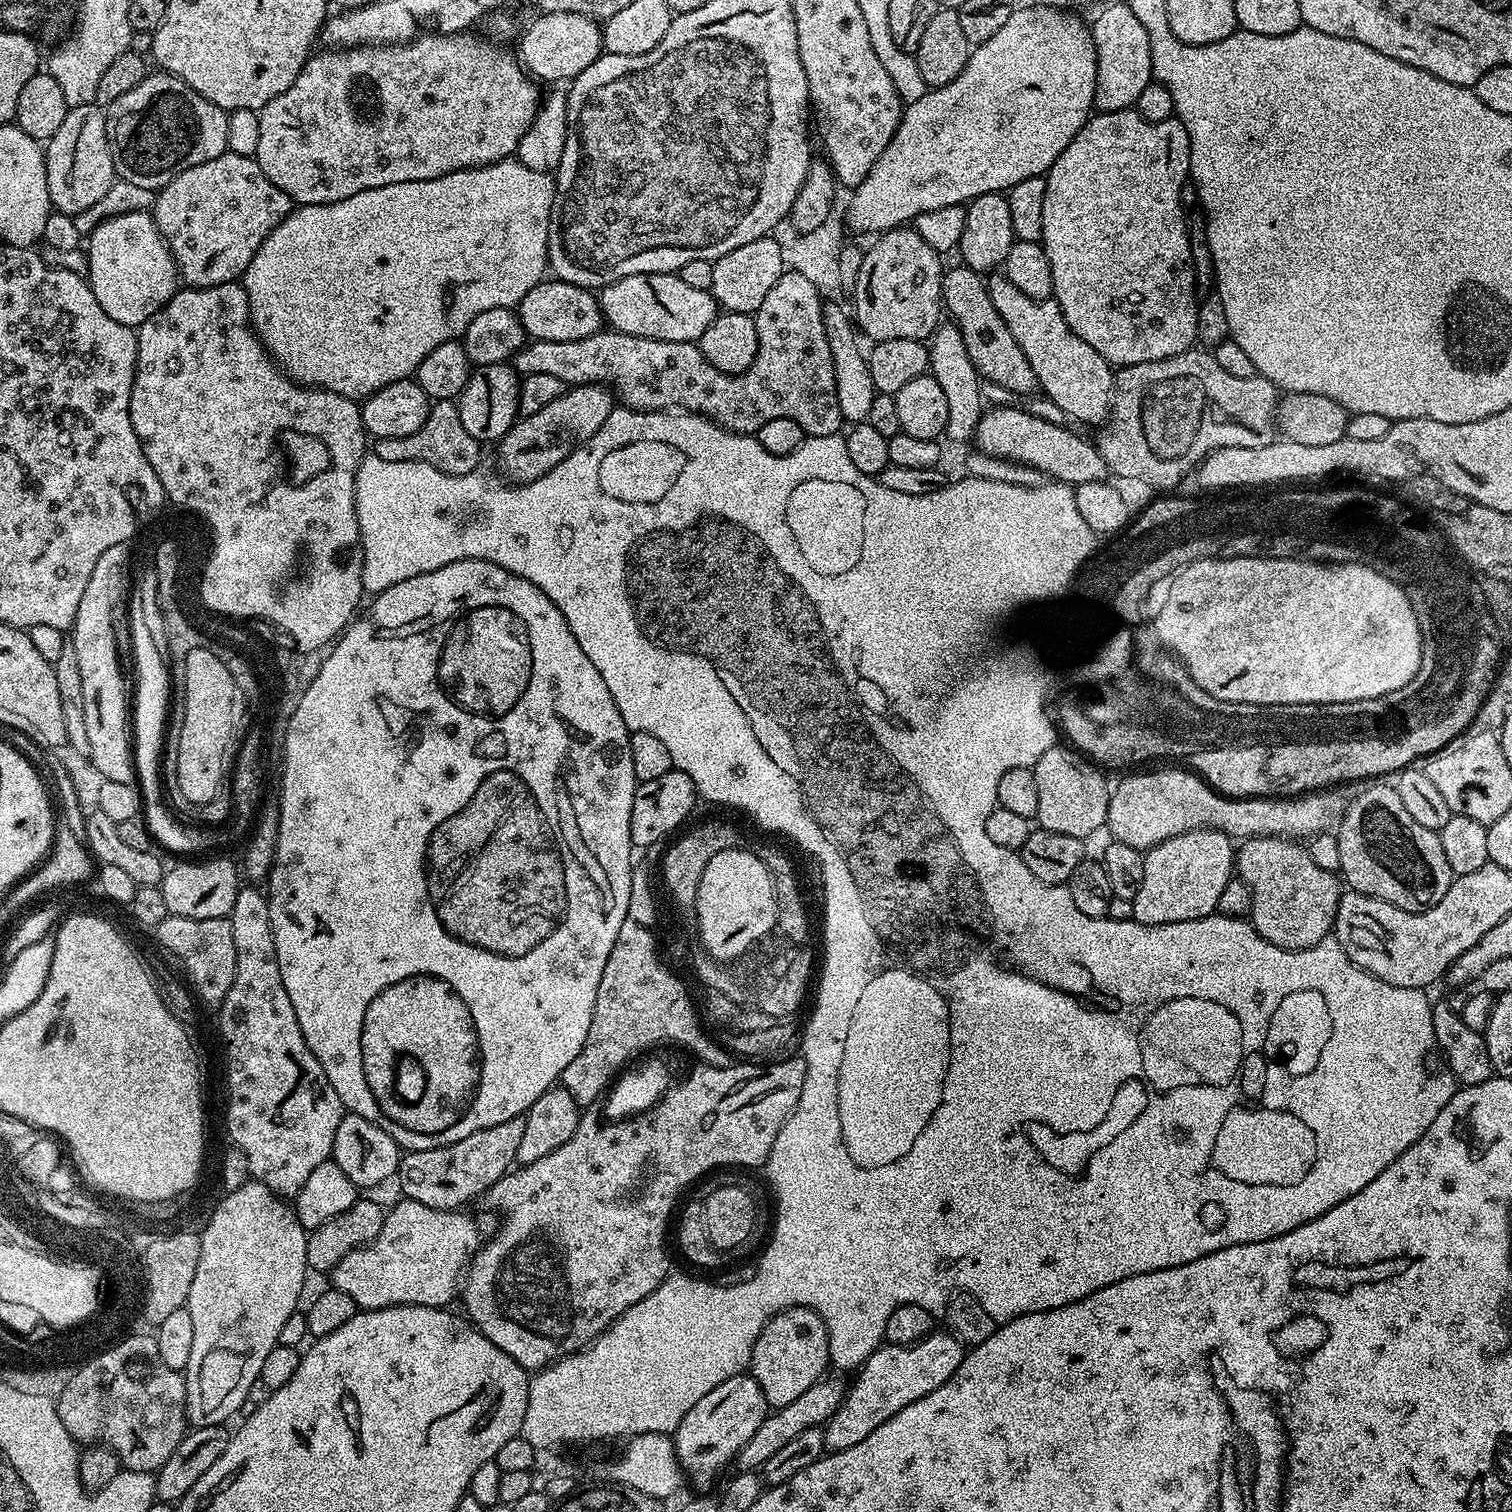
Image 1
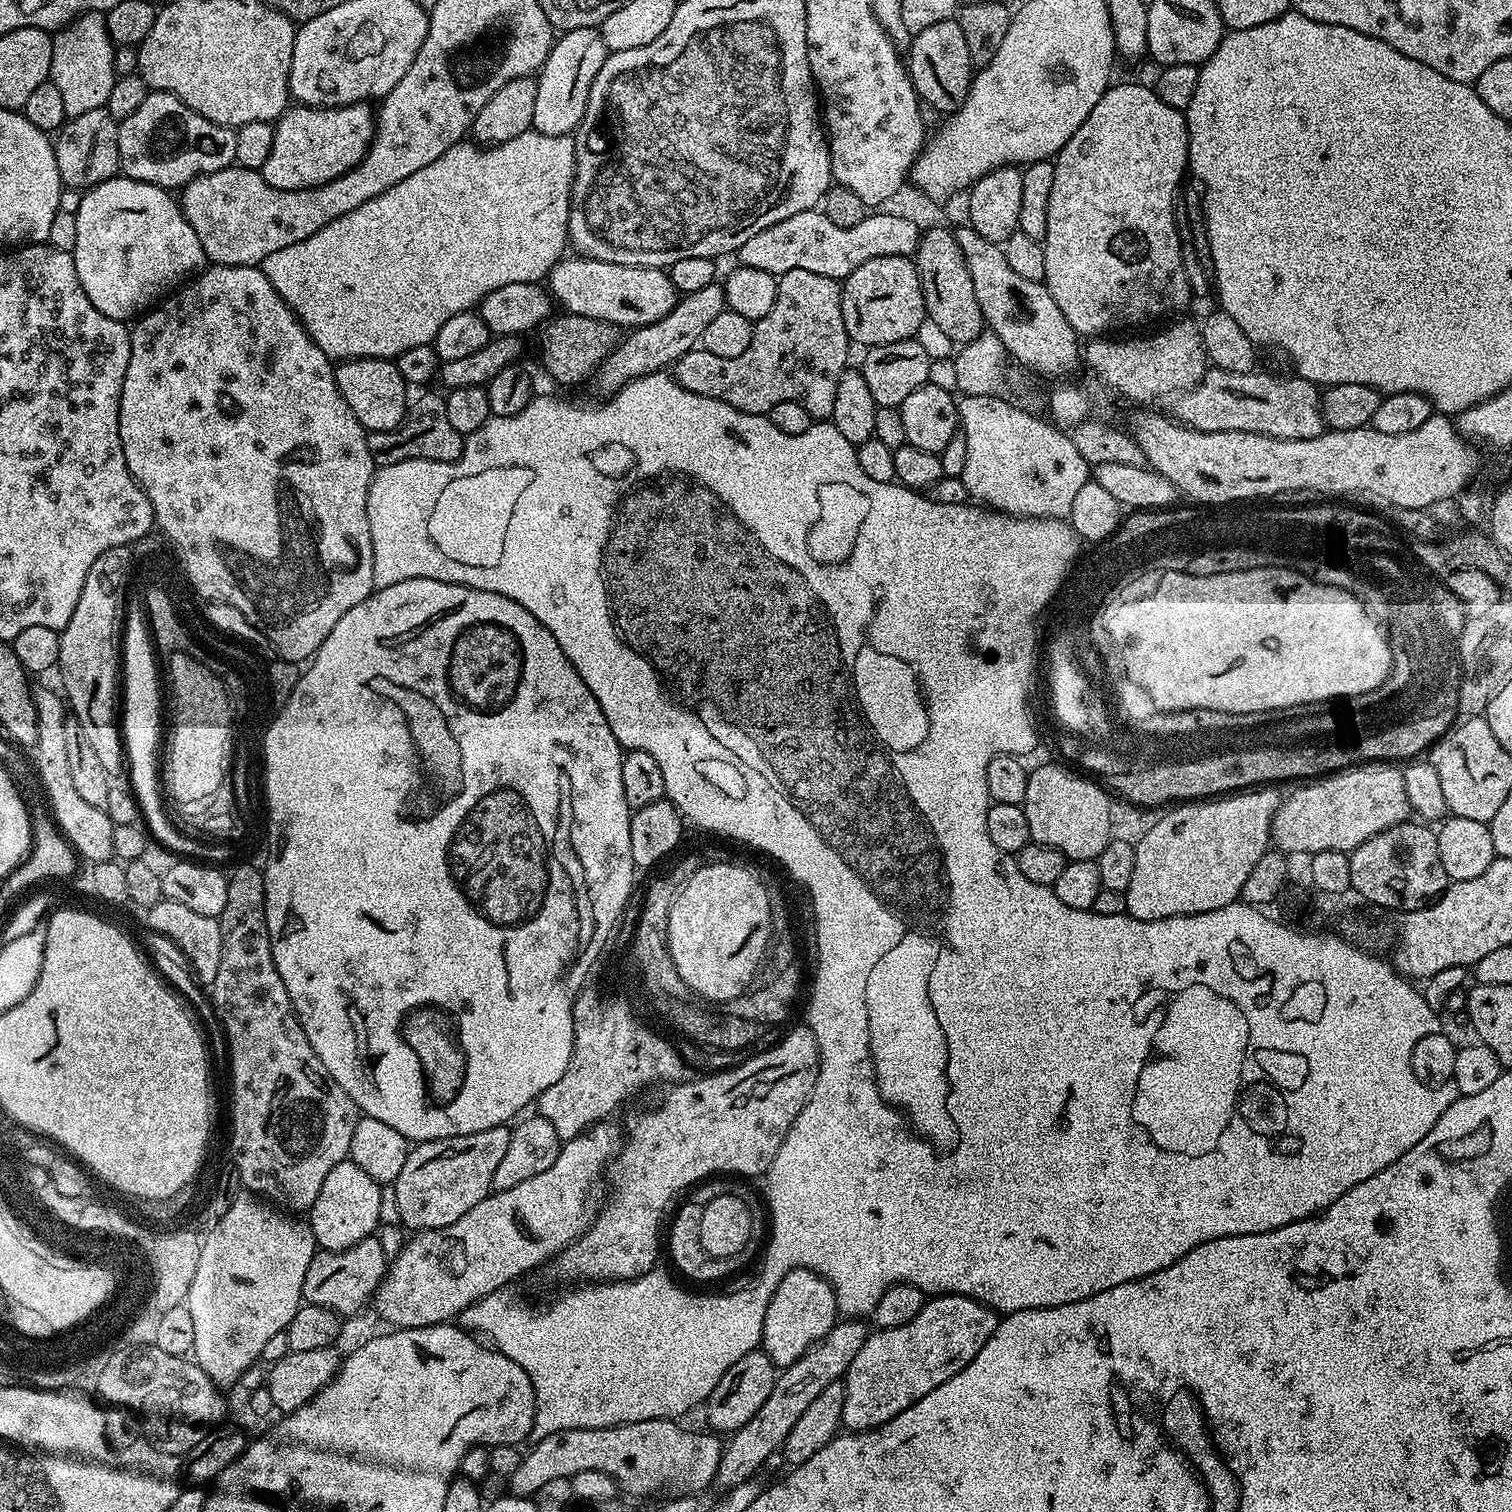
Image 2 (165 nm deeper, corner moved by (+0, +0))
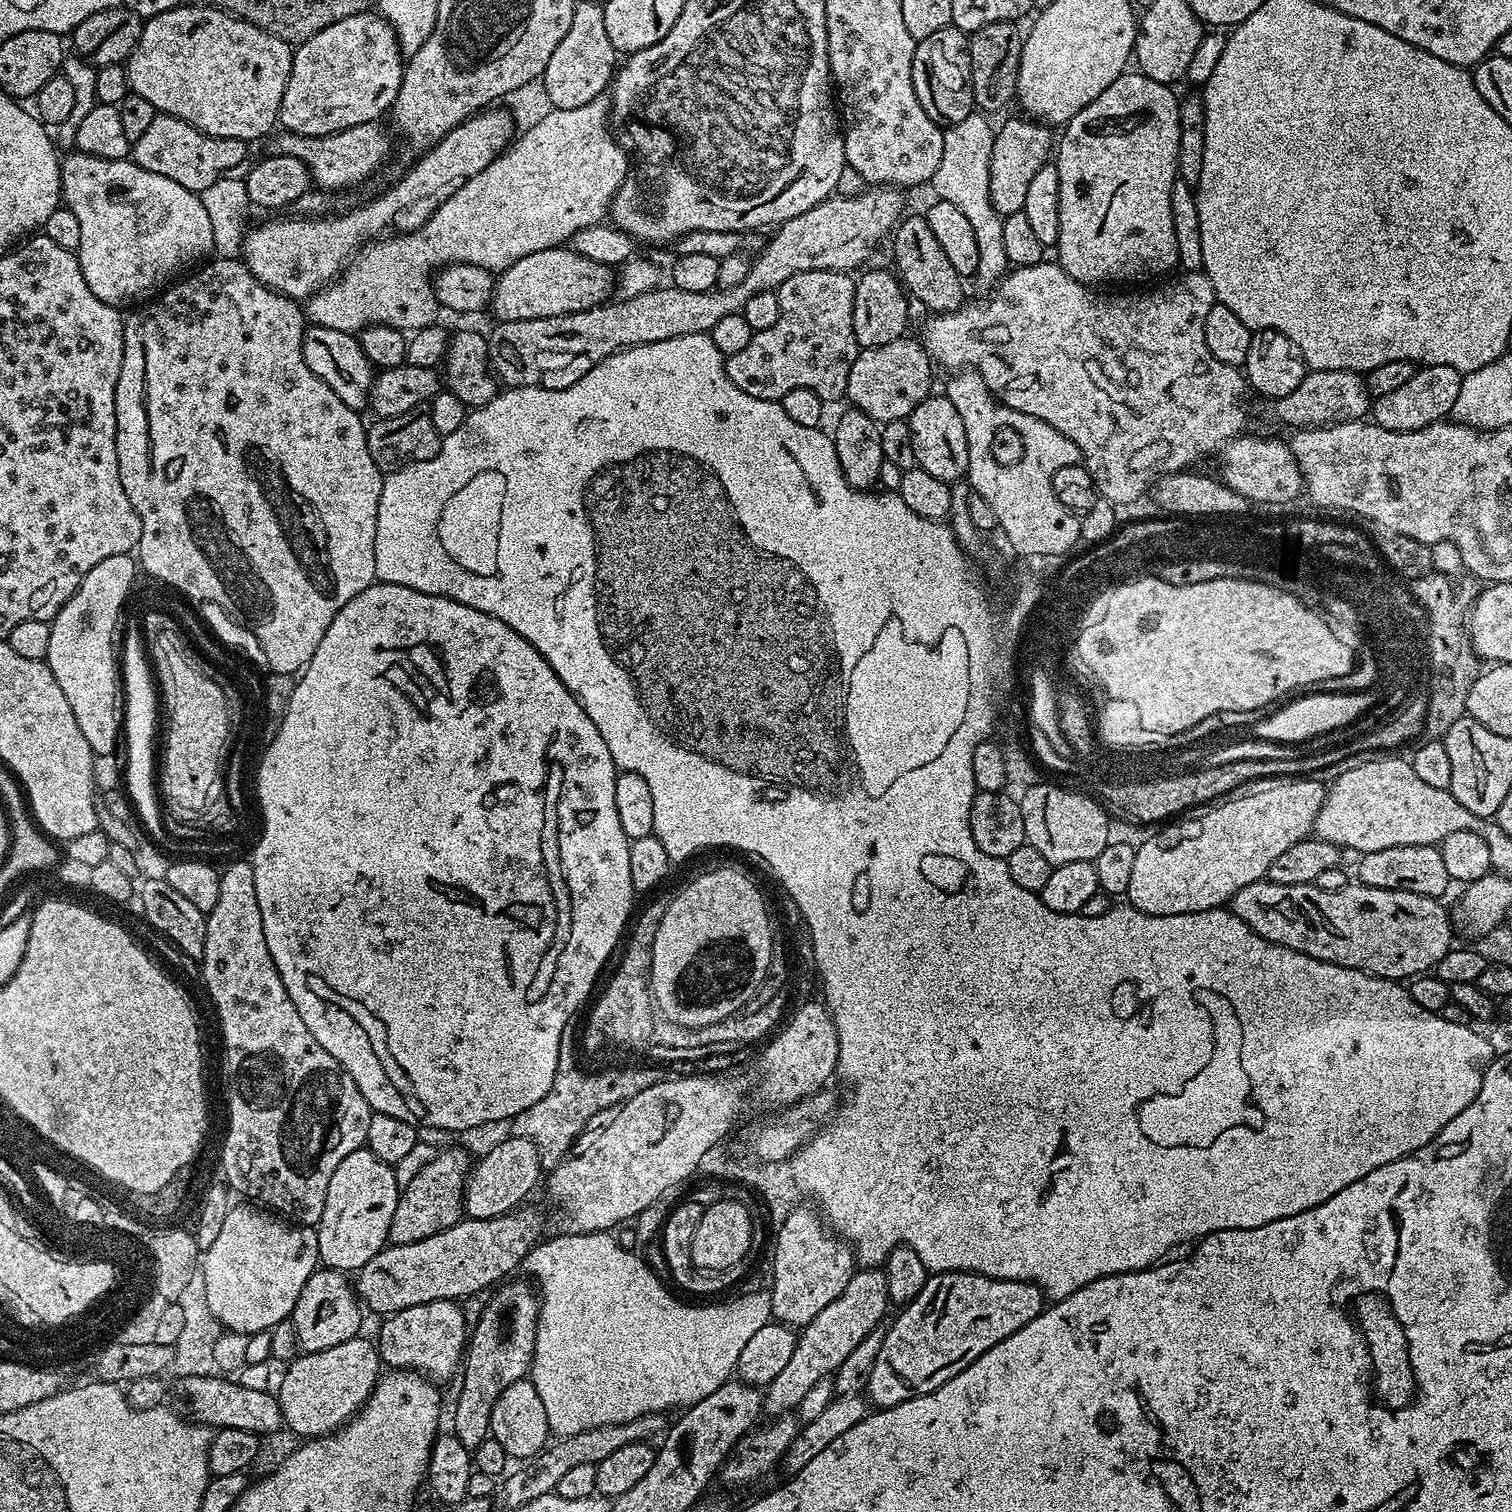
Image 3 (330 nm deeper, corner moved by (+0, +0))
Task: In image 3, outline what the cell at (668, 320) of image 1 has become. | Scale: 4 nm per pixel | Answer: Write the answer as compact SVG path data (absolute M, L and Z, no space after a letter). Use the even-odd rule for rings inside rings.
M570 246L538 250L538 254L526 254L526 258L518 258L514 266L499 273L490 312L496 315L497 321L574 314L605 303L617 284L618 276L613 265L594 262L594 258L586 258Z

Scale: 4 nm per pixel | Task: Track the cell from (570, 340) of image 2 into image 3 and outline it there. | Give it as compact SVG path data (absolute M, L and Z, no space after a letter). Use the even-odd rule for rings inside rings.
M868 186L862 194L857 196L837 196L835 194L823 200L818 206L798 214L794 218L784 221L775 229L776 232L755 253L752 268L738 282L738 286L729 288L715 287L710 292L690 294L690 290L678 290L671 286L657 286L637 296L617 299L617 304L605 302L574 314L562 314L554 318L530 318L529 320L501 320L488 337L488 362L493 373L501 385L508 388L569 388L578 382L594 366L598 366L606 357L623 348L642 346L650 342L662 342L666 338L678 338L686 334L699 332L711 333L712 327L726 314L740 312L746 306L746 301L759 292L778 290L786 278L794 278L794 274L802 274L810 270L826 270L827 272L851 273L852 268L859 269L867 265L872 251L885 240L886 237L900 223L905 215L905 193L895 186Z

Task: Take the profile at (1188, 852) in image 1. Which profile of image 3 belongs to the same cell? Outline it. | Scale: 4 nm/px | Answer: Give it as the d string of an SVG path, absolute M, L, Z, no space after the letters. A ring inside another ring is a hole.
M1284 778L1219 802L1189 808L1135 845L1127 903L1148 916L1225 907L1242 886L1265 879L1274 858L1294 842L1309 839L1325 795L1325 785L1316 778Z

